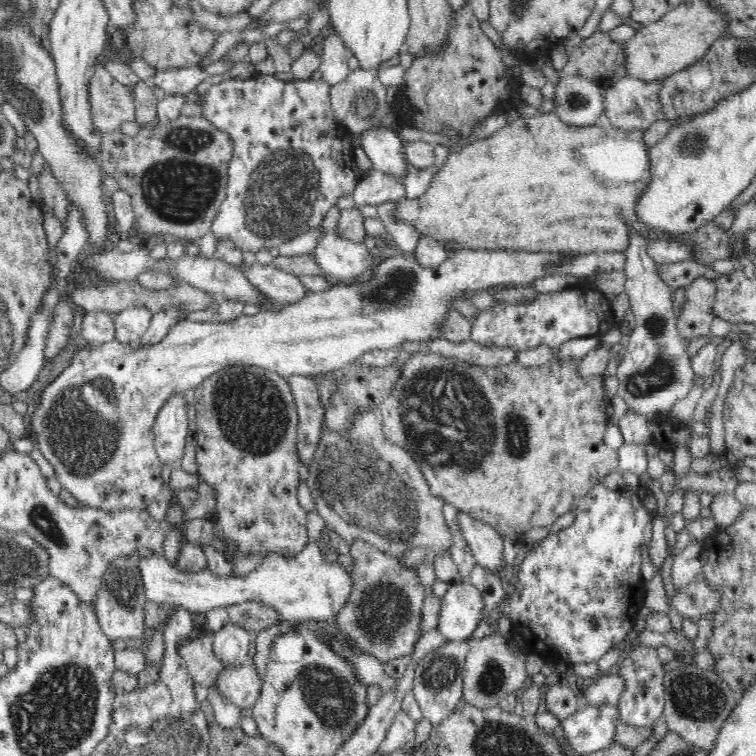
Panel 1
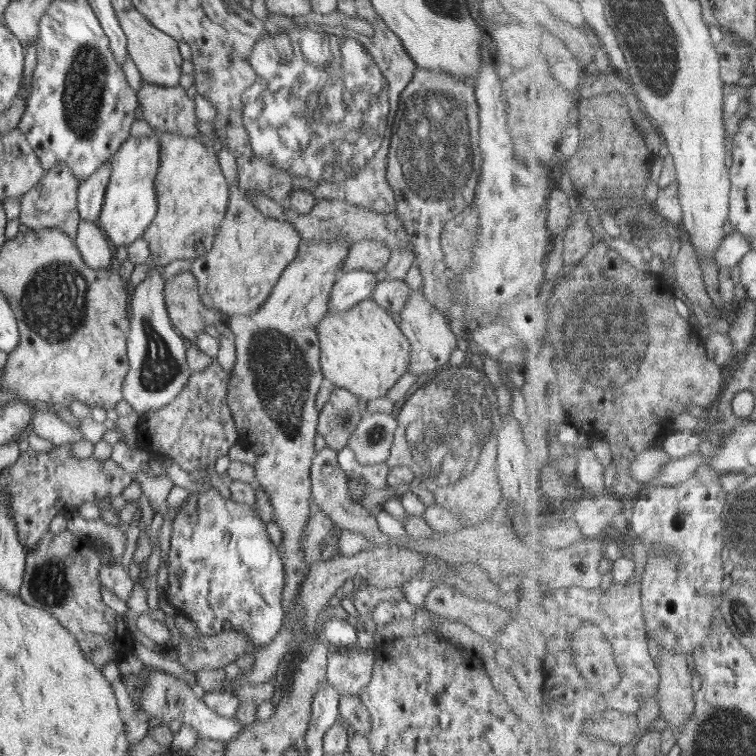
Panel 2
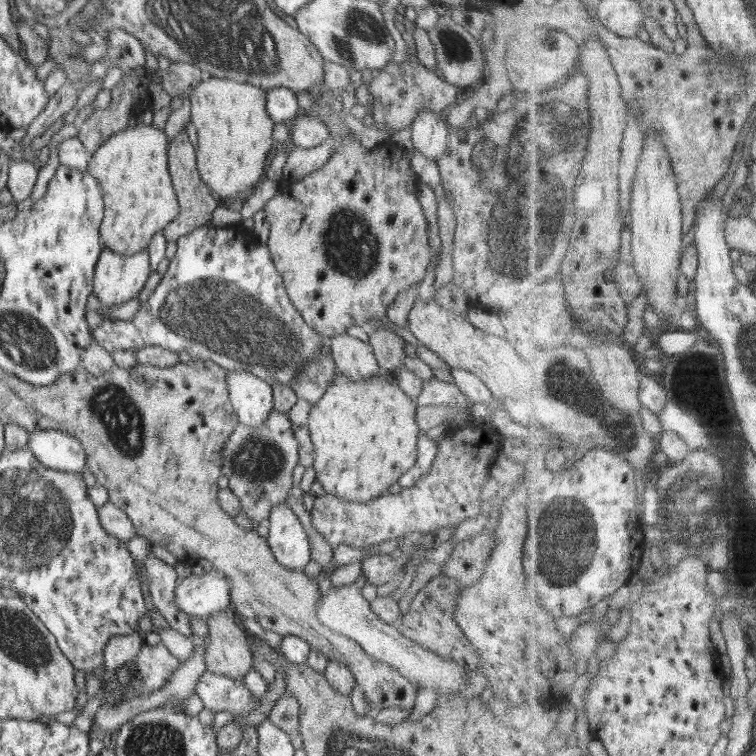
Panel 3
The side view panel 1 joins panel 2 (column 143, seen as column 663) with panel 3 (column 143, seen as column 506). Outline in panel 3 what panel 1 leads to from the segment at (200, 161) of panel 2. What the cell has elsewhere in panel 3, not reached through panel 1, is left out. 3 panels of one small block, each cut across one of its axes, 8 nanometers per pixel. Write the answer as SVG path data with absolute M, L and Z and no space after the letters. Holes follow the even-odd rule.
M151 125L126 127L114 133L91 155L87 171L97 178L101 188L105 213L99 228L101 241L107 249L130 255L149 248L152 237L164 230L179 215L179 202L168 168L168 140L164 130Z

